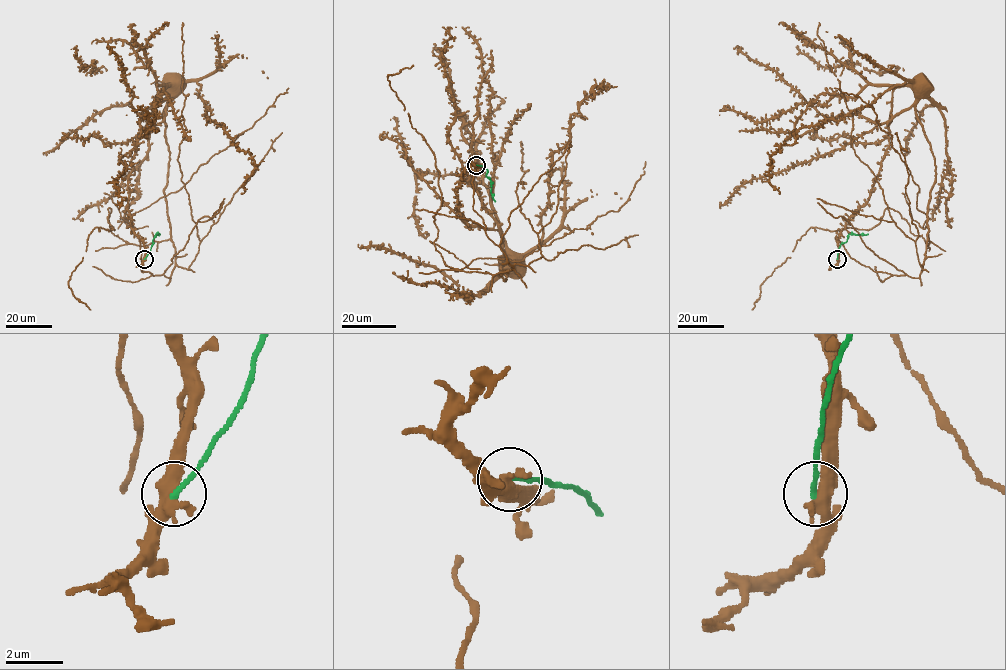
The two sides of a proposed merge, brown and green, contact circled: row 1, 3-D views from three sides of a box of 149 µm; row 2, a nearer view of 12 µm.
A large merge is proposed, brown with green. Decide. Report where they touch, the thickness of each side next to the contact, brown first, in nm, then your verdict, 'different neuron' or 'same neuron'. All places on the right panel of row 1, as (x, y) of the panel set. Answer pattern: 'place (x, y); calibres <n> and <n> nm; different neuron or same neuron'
place (837, 259); calibres 500 and 170 nm; different neuron

